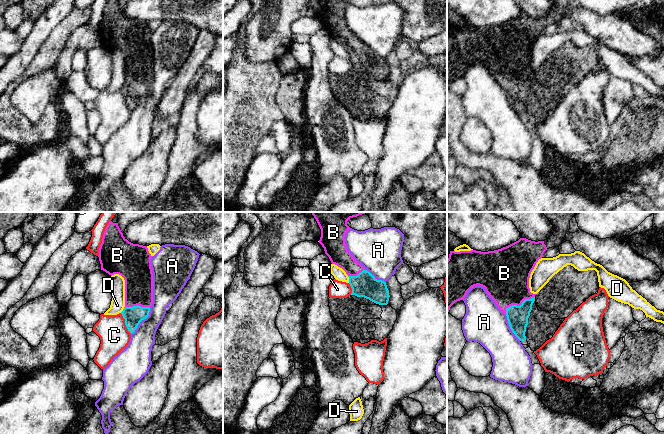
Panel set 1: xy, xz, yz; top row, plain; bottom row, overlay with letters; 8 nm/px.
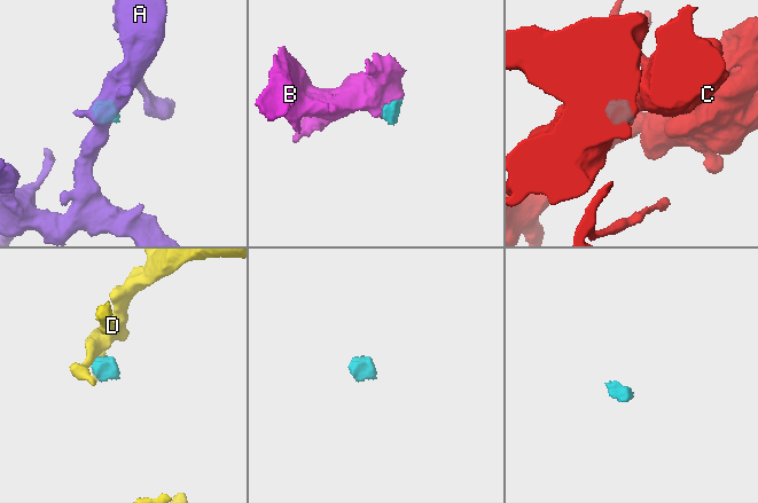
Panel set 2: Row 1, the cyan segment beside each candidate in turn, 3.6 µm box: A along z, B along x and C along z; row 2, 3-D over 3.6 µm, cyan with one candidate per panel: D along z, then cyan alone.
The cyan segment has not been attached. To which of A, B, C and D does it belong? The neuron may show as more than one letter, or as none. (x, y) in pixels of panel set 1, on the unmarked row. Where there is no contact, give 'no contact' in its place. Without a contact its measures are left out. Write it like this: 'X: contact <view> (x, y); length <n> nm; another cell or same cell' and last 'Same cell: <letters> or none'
A: contact xy (142, 95); length 280 nm; another cell
B: contact yz (518, 82); length 280 nm; same cell
C: contact xy (125, 99); length 190 nm; another cell
D: contact xz (349, 55); length 60 nm; another cell
Same cell: B

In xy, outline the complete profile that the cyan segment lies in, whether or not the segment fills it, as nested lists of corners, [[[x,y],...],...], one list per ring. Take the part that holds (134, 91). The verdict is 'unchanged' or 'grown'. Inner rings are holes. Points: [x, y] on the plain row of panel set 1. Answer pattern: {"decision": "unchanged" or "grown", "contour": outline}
{"decision": "grown", "contour": [[[108,0],[99,24],[101,46],[109,51],[119,50],[125,56],[125,83],[121,88],[125,101],[132,110],[140,98],[149,92],[153,79],[153,49],[151,44],[151,30],[147,22],[129,18],[121,8],[118,0]]]}

